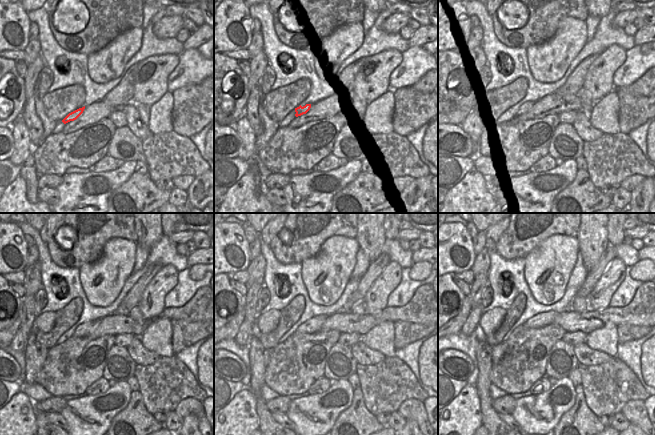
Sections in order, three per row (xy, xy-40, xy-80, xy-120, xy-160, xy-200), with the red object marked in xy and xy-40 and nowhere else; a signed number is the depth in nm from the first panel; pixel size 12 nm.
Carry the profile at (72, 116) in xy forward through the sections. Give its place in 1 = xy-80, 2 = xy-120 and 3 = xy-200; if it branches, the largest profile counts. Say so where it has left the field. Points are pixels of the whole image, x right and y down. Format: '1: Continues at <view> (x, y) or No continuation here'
1: Continues at xy-80 (526, 107)
2: Continues at xy-120 (82, 330)
3: Continues at xy-200 (546, 318)

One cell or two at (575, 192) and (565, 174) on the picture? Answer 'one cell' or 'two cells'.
two cells

